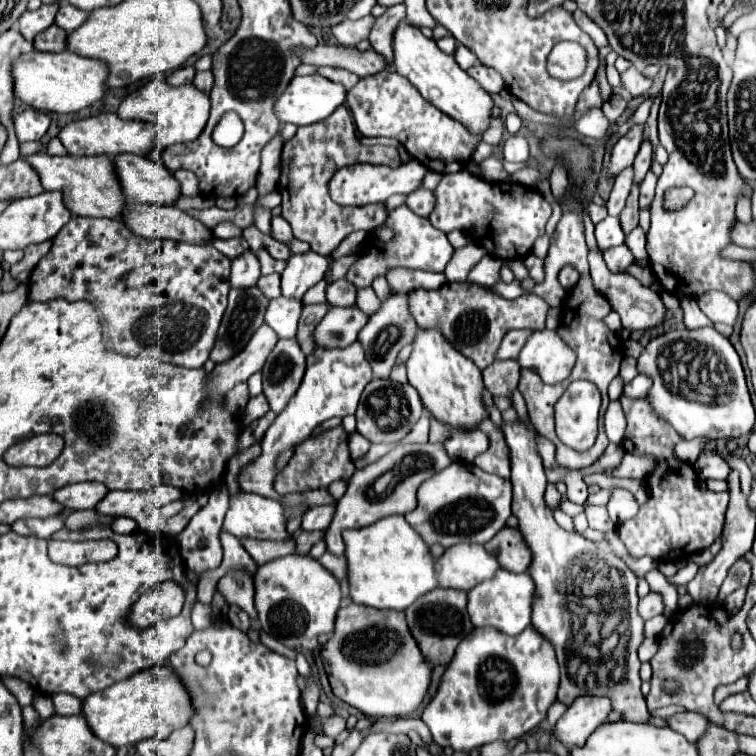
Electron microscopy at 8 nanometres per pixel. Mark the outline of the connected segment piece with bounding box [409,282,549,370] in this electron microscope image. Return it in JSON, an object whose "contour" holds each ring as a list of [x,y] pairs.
{"contour":[[[445,282],[437,290],[413,290],[409,292],[409,306],[415,322],[423,330],[439,328],[439,332],[457,348],[463,356],[473,360],[481,370],[485,370],[499,350],[503,336],[513,328],[545,328],[547,302],[537,294],[523,294],[515,300],[505,300],[495,296],[489,288],[471,282]]]}

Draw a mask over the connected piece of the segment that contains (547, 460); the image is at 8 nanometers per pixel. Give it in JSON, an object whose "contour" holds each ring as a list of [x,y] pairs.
{"contour":[[[543,436],[537,438],[537,450],[539,450],[539,454],[543,458],[543,464],[547,468],[555,468],[557,466],[557,462],[555,462],[555,446],[547,438],[543,438]]]}

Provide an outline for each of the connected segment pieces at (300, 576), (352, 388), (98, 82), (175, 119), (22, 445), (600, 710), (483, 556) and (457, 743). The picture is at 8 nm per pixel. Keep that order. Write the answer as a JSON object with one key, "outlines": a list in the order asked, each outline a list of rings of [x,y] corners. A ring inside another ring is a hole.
{"outlines":[[[[301,554],[275,558],[263,566],[257,566],[253,580],[255,580],[255,610],[259,614],[259,624],[265,634],[273,636],[275,640],[279,640],[289,648],[299,648],[303,638],[317,638],[323,632],[325,634],[333,632],[335,614],[341,602],[341,588],[339,582],[333,578],[333,574],[325,570],[315,558]]],[[[359,340],[347,348],[319,348],[319,350],[315,350],[307,358],[307,370],[305,370],[299,390],[295,392],[295,396],[289,400],[285,410],[275,418],[275,422],[265,432],[263,444],[261,444],[263,454],[255,462],[245,466],[245,470],[241,470],[241,474],[239,474],[241,488],[245,492],[255,492],[255,494],[261,494],[267,498],[279,496],[273,490],[273,480],[277,474],[275,460],[277,460],[279,452],[285,448],[293,448],[293,446],[301,444],[303,440],[307,440],[311,430],[315,426],[319,426],[321,422],[325,422],[333,416],[343,418],[347,414],[355,414],[359,398],[363,394],[363,388],[371,380],[373,380],[371,366],[365,358],[365,350]]],[[[63,50],[59,54],[49,52],[27,52],[17,56],[11,62],[11,74],[13,74],[13,88],[15,98],[25,102],[27,106],[43,112],[79,112],[81,108],[91,106],[99,98],[103,98],[107,86],[107,66],[101,60],[83,58],[69,50]]],[[[153,78],[145,86],[131,92],[121,102],[121,106],[117,108],[117,116],[123,118],[123,120],[143,120],[143,122],[157,124],[159,126],[157,142],[159,142],[161,148],[169,148],[171,144],[181,144],[181,142],[195,140],[207,124],[209,110],[211,110],[209,94],[197,90],[193,84],[171,86],[161,78]]],[[[37,434],[13,444],[5,452],[11,466],[49,466],[63,452],[63,440],[55,434]]],[[[579,696],[559,718],[553,732],[567,748],[583,746],[593,730],[607,720],[611,710],[607,696]]],[[[455,544],[435,560],[435,576],[439,588],[455,588],[469,592],[475,584],[491,578],[499,570],[499,562],[477,544]]],[[[483,626],[475,628],[463,644],[455,650],[455,656],[441,676],[437,694],[431,698],[431,702],[425,706],[421,720],[429,726],[433,740],[439,746],[451,746],[453,750],[473,750],[483,744],[495,742],[495,740],[513,740],[535,726],[539,726],[545,716],[549,706],[555,702],[559,688],[559,664],[555,658],[553,644],[539,632],[535,632],[533,626],[527,626],[521,634],[509,636],[497,628]]]]}

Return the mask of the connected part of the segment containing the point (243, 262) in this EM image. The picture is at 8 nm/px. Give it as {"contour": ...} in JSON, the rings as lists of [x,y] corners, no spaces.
{"contour":[[[245,250],[241,256],[233,258],[231,262],[231,286],[235,288],[249,288],[257,284],[261,276],[261,266],[253,250]]]}

